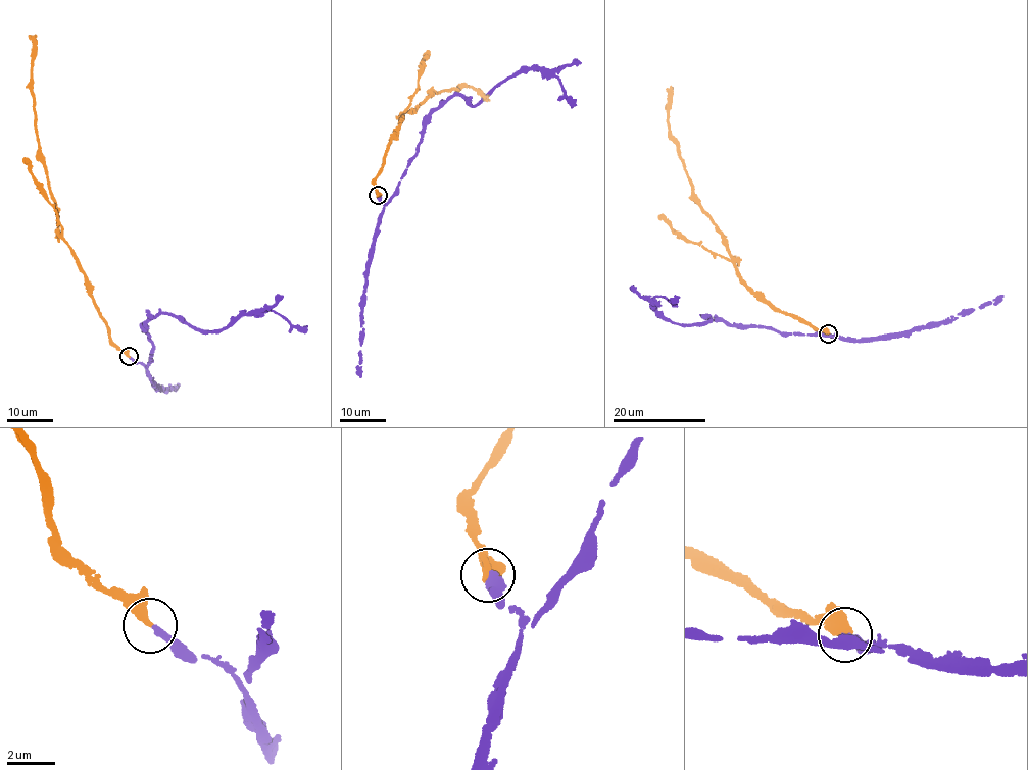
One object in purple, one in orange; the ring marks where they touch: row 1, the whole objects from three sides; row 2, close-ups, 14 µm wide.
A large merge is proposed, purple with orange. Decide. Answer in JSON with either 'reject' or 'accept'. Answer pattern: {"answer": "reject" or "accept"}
{"answer": "accept"}

